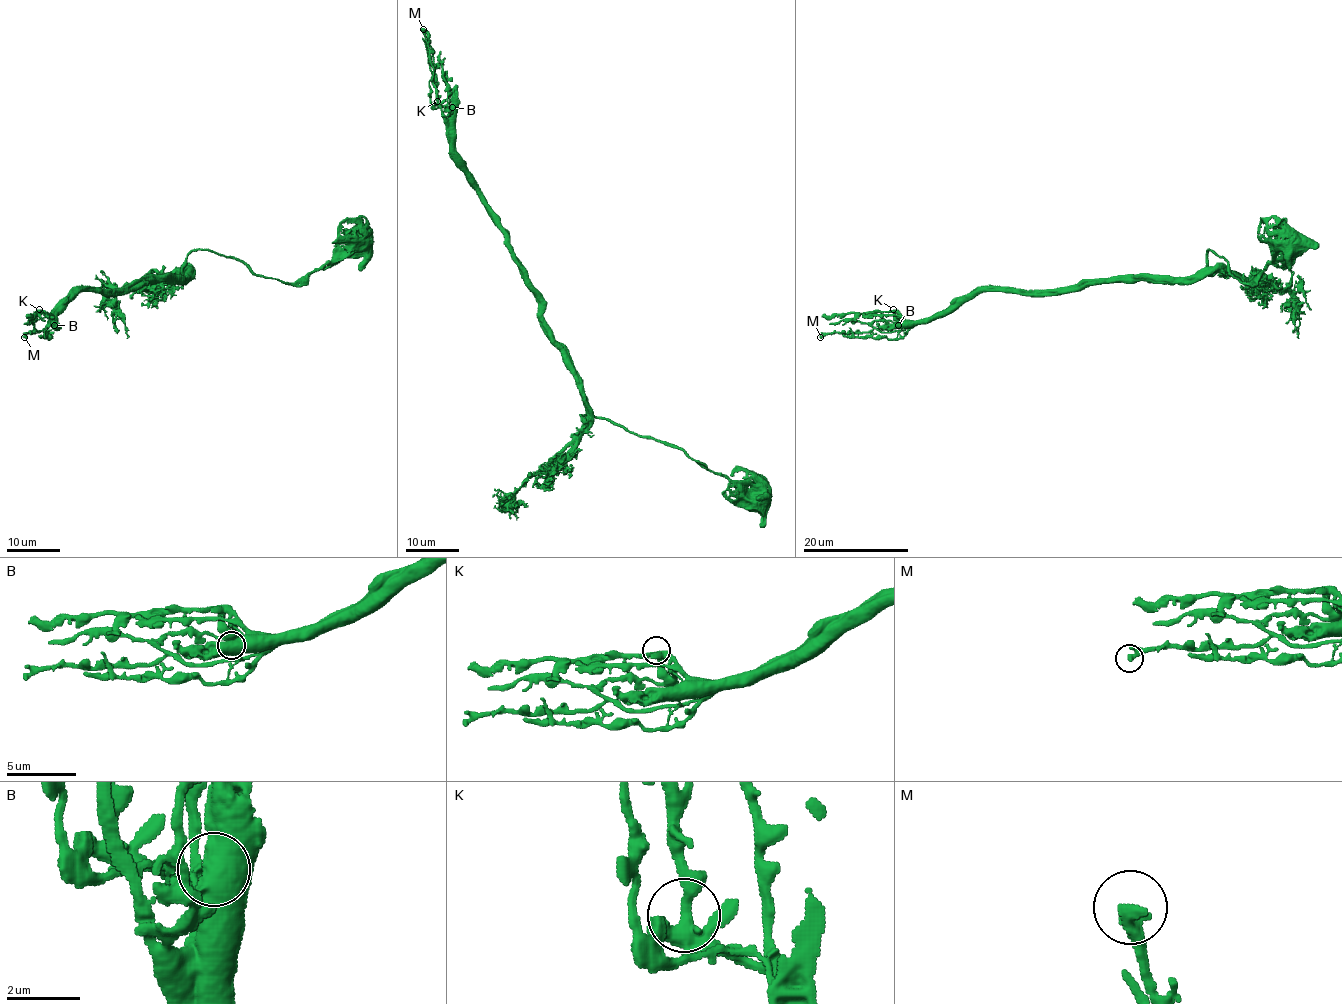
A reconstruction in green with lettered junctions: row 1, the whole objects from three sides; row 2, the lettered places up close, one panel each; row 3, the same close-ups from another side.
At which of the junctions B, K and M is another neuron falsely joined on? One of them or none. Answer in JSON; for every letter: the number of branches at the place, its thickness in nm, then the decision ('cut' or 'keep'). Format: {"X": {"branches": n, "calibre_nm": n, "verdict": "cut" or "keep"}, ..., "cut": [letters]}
{"B": {"branches": 3, "calibre_nm": 600, "verdict": "cut"}, "K": {"branches": 4, "calibre_nm": 380, "verdict": "keep"}, "M": {"branches": 2, "calibre_nm": 320, "verdict": "keep"}, "cut": ["B"]}

